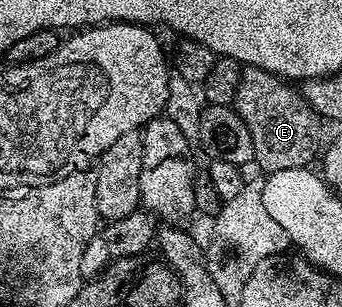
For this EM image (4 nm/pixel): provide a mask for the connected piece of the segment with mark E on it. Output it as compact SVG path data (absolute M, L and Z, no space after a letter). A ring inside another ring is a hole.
M251 66L241 67L234 109L250 129L255 163L268 168L269 173L309 167L313 163L311 160L321 155L321 117L291 83L273 72Z

